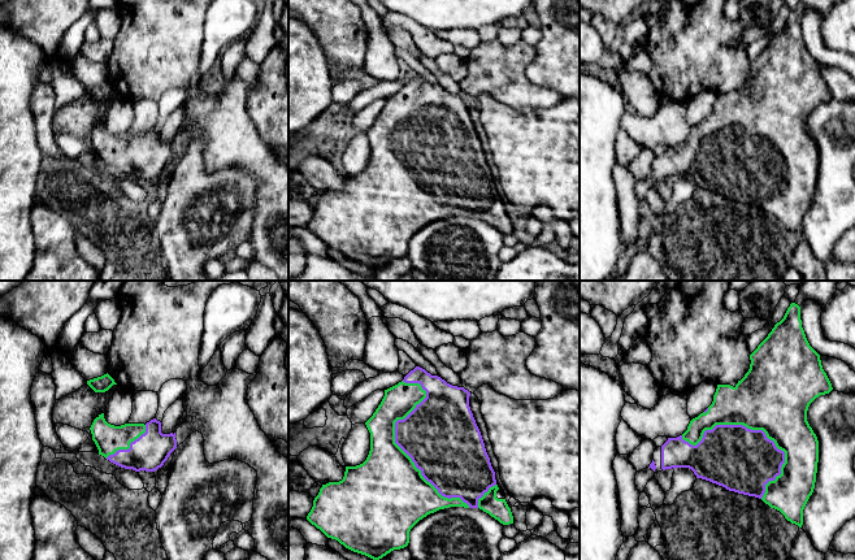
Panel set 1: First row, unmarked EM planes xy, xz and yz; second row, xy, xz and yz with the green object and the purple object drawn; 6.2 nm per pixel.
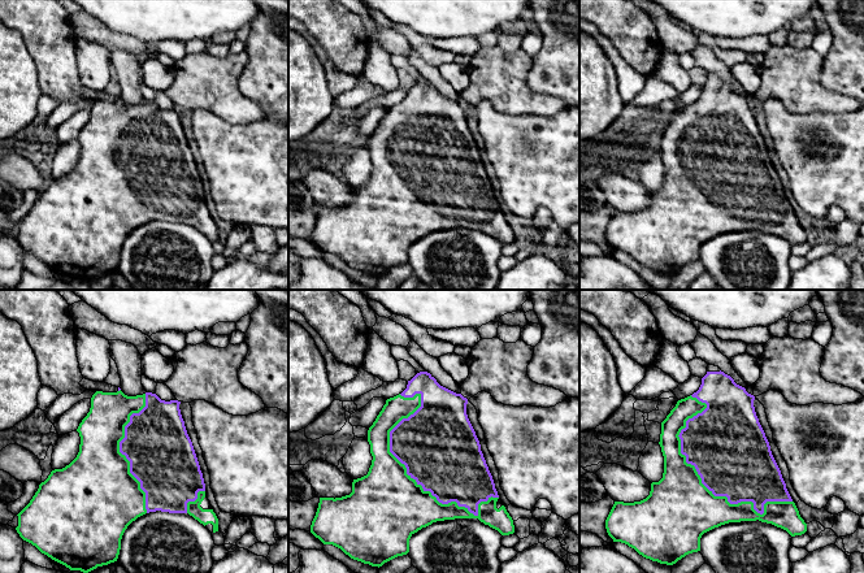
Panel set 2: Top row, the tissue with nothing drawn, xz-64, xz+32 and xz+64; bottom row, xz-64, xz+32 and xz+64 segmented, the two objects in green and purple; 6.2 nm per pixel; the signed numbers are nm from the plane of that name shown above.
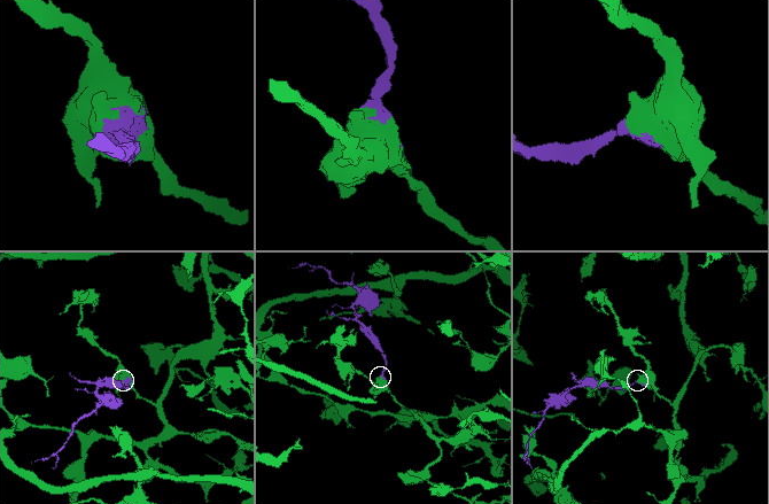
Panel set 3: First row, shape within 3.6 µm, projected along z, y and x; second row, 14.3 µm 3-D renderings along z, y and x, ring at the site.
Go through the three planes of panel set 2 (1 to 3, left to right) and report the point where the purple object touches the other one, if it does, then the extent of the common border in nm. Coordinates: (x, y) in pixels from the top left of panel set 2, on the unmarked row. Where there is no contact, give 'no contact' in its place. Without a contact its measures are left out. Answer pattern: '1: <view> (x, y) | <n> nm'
1: xz-64 (118, 160) | 750 nm
2: xz+32 (406, 181) | 900 nm
3: xz+64 (700, 191) | 900 nm

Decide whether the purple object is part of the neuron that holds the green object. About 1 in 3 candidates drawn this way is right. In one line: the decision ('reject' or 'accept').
accept

